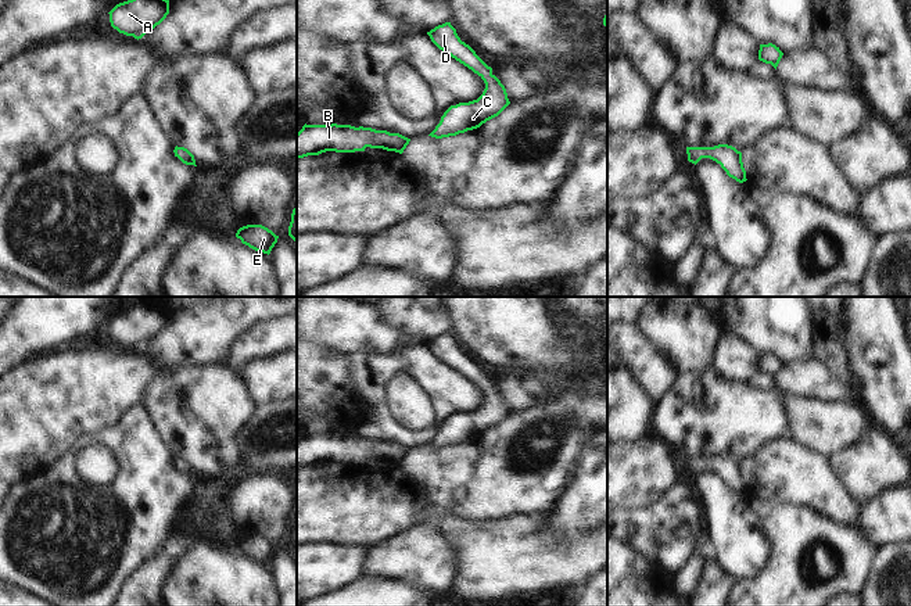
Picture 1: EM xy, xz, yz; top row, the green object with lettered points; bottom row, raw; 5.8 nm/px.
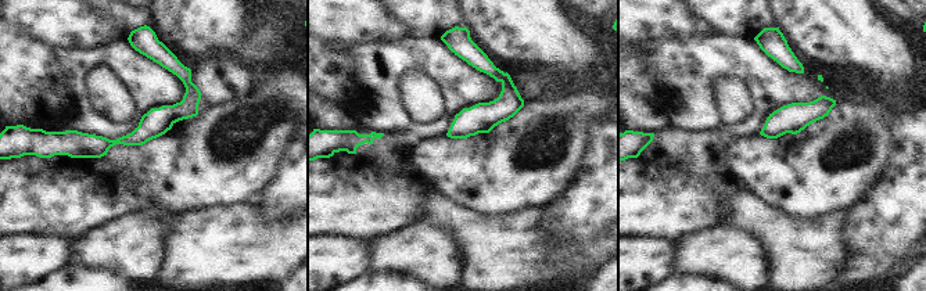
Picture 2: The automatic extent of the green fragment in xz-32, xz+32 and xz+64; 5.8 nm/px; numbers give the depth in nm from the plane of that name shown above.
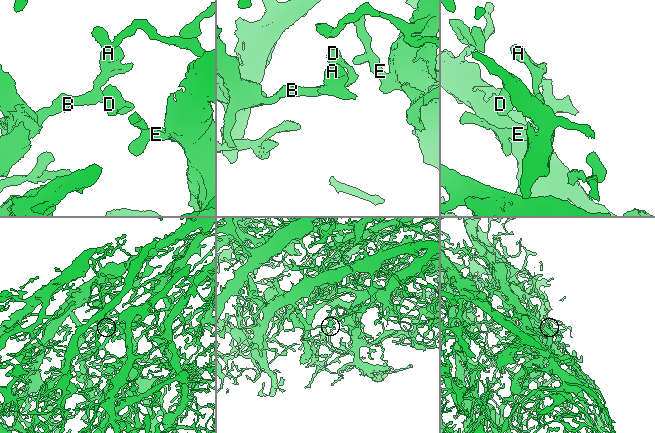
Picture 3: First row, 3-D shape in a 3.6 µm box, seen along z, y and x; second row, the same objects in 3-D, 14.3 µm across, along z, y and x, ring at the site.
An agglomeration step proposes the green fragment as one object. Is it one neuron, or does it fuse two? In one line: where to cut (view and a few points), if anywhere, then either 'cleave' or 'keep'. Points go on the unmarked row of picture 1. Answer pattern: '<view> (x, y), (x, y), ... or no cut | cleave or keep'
no cut | keep

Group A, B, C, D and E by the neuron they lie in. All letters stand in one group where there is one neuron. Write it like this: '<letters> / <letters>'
A B C D E

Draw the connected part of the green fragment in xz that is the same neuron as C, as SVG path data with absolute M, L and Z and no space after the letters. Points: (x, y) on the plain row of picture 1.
M451 333L435 337L427 345L440 361L471 380L485 394L485 399L477 410L451 416L428 447L442 449L477 440L498 427L510 415L506 399L492 384L492 379L460 351Z

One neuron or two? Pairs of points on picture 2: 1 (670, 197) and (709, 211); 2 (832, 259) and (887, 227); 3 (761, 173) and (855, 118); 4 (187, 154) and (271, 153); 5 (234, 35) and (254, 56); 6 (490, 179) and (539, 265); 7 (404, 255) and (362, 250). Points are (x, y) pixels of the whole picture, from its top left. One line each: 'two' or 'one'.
1: one
2: two
3: one
4: one
5: two
6: two
7: two

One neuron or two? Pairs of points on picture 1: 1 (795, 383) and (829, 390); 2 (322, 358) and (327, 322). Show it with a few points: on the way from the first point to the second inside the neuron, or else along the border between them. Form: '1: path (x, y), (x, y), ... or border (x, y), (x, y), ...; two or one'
1: path (803, 383), (821, 383); one
2: border (311, 339), (344, 351), (348, 355); two

